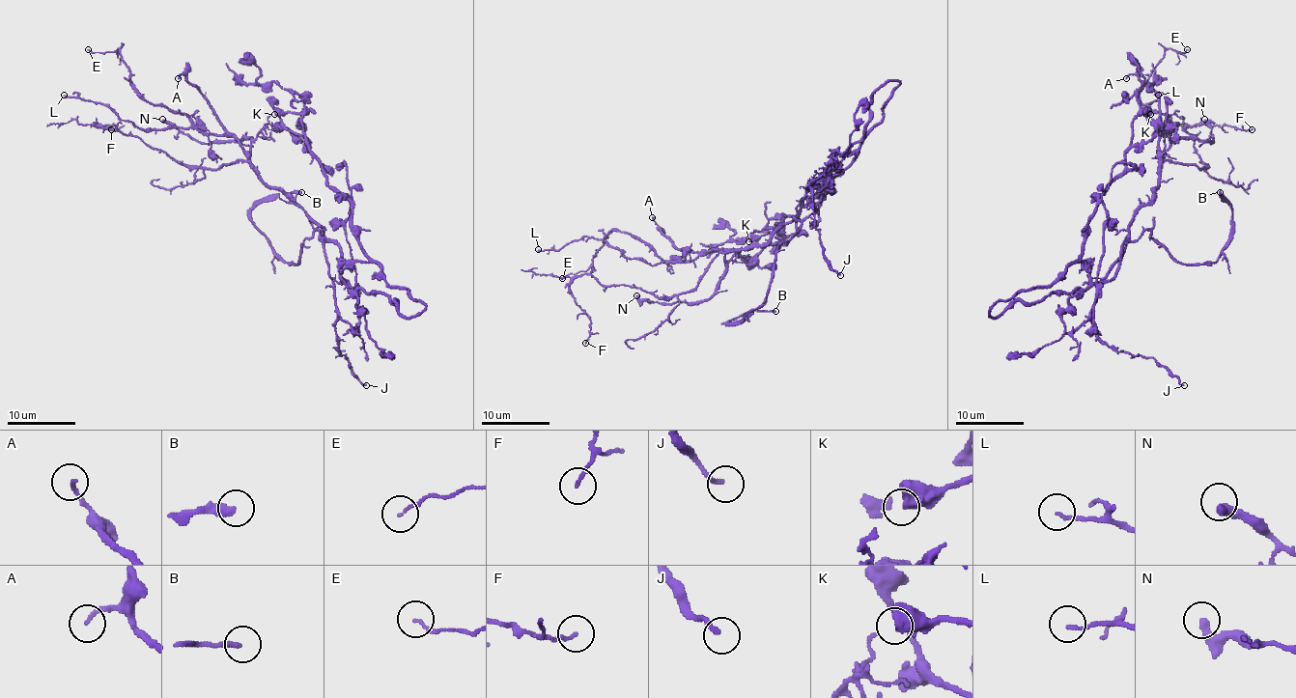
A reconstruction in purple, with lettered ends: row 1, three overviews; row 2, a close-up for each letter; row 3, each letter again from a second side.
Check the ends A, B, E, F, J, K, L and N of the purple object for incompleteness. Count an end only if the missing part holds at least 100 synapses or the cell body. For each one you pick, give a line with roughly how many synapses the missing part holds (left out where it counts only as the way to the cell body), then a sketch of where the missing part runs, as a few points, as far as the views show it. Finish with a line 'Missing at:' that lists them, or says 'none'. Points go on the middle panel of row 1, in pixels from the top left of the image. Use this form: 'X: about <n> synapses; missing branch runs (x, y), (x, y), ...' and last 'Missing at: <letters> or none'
B: missing branch runs (775, 311), (833, 318), (858, 304)
Missing at: B

